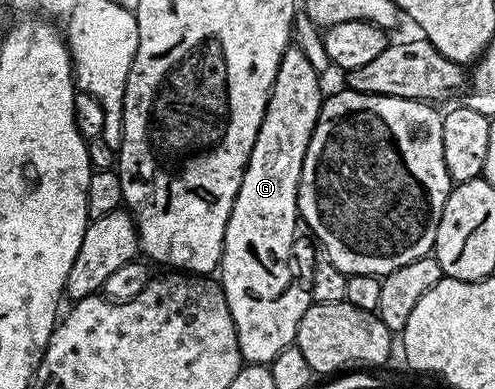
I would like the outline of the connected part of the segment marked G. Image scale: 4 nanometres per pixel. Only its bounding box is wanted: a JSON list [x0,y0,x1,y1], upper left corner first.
[219,45,323,365]

